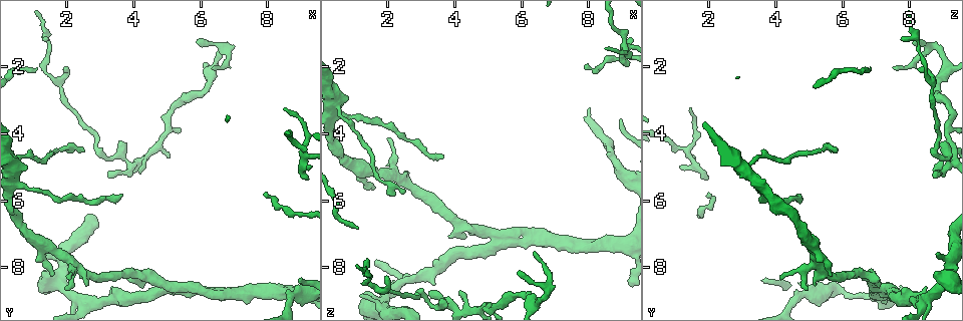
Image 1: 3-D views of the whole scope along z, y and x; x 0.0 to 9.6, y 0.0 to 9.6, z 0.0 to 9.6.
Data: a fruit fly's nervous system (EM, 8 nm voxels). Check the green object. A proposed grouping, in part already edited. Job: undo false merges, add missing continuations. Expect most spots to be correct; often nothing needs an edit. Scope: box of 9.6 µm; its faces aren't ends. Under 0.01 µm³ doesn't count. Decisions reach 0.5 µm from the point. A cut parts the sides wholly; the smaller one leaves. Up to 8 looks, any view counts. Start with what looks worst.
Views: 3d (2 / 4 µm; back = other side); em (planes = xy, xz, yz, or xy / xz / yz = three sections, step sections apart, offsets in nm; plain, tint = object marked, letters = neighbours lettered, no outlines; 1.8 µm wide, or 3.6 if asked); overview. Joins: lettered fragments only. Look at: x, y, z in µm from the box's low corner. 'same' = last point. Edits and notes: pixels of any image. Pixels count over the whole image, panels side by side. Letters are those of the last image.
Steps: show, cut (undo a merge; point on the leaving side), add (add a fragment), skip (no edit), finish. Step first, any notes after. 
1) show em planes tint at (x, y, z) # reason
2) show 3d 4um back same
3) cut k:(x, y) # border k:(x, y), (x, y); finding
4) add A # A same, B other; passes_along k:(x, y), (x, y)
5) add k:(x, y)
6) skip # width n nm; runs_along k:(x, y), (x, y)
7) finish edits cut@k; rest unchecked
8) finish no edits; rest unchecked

show em xz step 16 tint at (5.20, 8.60, 7.30) # four or more arms meet

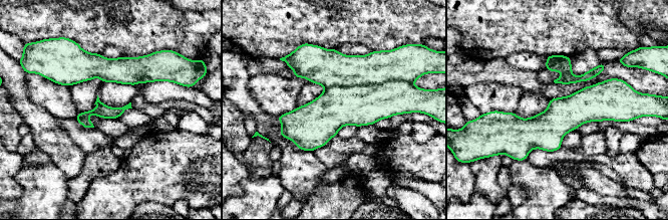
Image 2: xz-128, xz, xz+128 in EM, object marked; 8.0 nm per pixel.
show em planes tint same # cut it another way

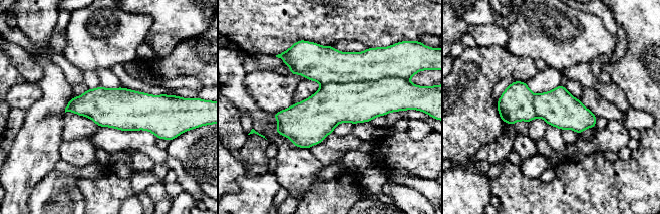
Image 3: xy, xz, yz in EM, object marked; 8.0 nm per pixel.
show em planes letters same

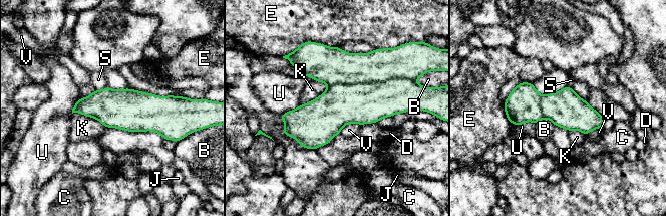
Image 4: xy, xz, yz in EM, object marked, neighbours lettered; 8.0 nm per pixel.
skip # B other, C other, D other, E other, J other, K other, S other, U other, V other; runs_along 4:(507, 109), (566, 109), (601, 120); continuous, no second neuron

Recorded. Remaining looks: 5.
show em planes letters at (6.70, 1.45, 8.60) # narrows sharply

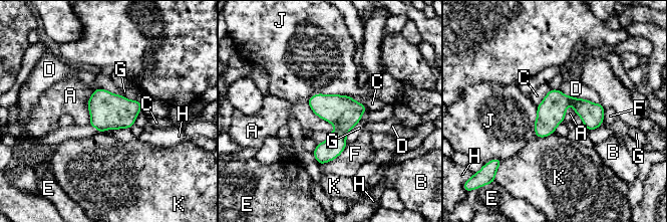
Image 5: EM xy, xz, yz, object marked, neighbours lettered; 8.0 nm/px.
skip # A other, B other, C other, D other, E other, F other, G other, H other, J other, K other; border 5:(306, 102), (317, 116), (335, 129); continuous, no second neuron

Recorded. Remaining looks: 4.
show 3d 2um at (3.25, 5.30, 8.75)

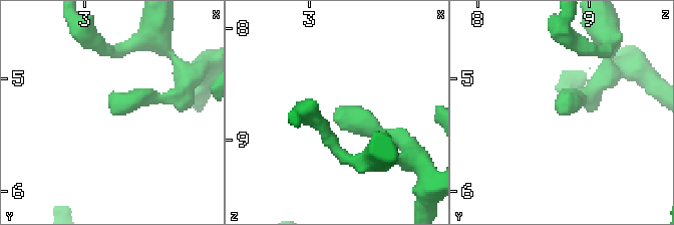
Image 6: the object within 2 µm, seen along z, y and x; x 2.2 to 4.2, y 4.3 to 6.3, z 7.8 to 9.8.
show em planes tint at (3.24, 5.28, 8.76)

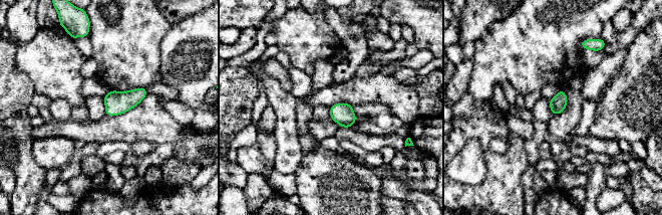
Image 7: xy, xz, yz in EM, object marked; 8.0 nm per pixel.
show em planes letters same

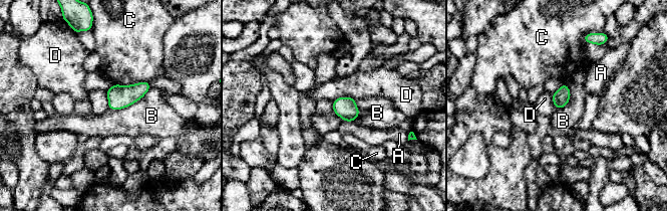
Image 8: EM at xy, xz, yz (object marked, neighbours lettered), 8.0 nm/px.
skip # A other, B other, C other, D other; border 8:(149, 87), (129, 106), (108, 109); none of them fits

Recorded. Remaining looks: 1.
finish no edits; rest unchecked

